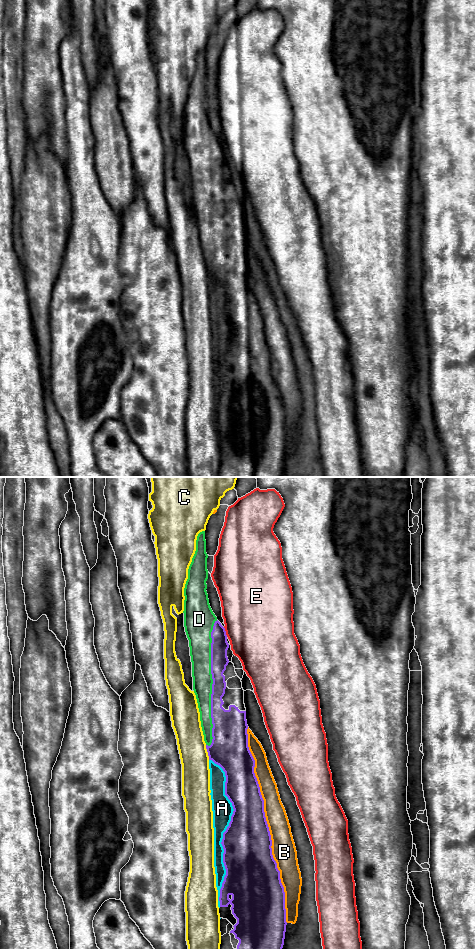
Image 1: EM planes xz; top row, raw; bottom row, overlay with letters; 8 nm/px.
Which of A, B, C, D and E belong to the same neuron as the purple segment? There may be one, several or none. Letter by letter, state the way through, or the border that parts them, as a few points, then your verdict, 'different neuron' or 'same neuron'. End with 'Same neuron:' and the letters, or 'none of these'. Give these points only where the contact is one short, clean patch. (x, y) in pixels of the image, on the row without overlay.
A: different neuron
B: different neuron
C: different neuron
D: same neuron
E: border xz (223, 147), (227, 156); different neuron
Same neuron: D

